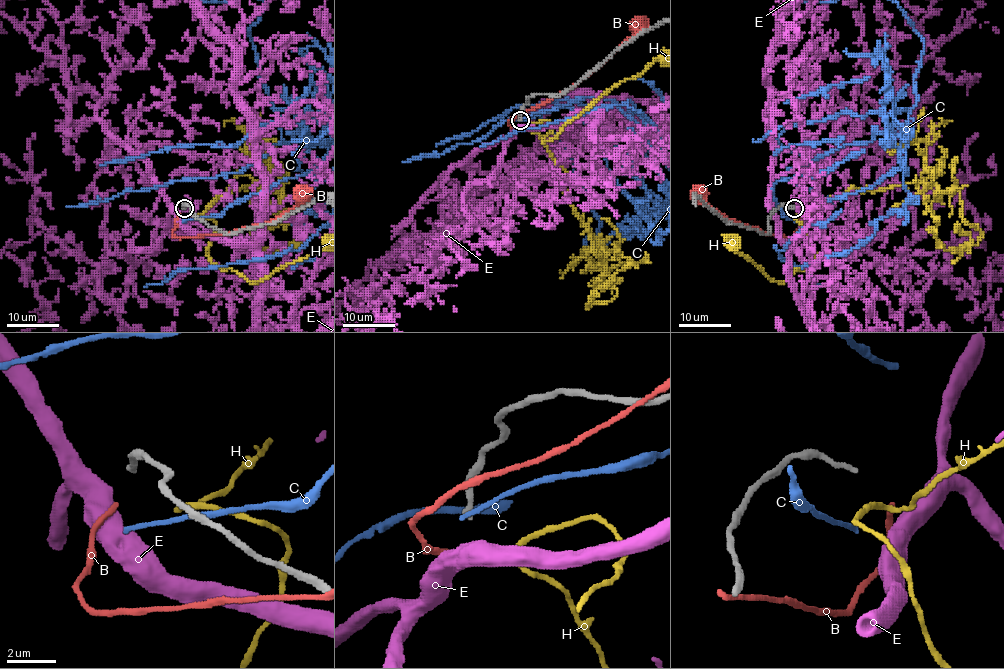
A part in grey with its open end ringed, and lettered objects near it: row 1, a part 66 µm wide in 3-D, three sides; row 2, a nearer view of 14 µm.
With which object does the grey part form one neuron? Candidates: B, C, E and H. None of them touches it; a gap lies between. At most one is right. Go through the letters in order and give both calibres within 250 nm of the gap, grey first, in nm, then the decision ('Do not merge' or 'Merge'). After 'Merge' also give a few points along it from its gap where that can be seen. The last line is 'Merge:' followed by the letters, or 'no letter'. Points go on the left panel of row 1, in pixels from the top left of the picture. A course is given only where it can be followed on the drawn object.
B: Thickness 220 nm (grey) against 200 nm. Do not merge
C: Thickness 220 nm (grey) against 240 nm. Do not merge
E: Thickness 220 nm (grey) against 650 nm. Do not merge
H: Thickness 220 nm (grey) against 200 nm. Do not merge
Merge: no letter

